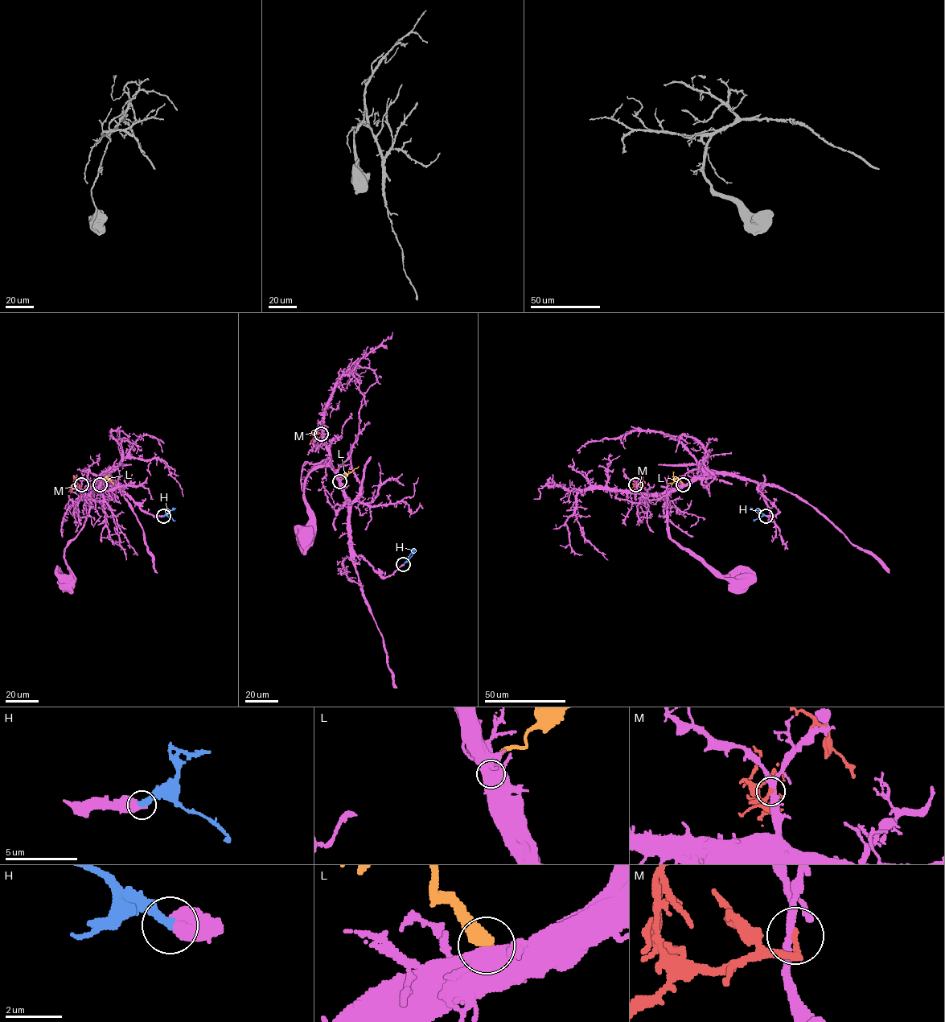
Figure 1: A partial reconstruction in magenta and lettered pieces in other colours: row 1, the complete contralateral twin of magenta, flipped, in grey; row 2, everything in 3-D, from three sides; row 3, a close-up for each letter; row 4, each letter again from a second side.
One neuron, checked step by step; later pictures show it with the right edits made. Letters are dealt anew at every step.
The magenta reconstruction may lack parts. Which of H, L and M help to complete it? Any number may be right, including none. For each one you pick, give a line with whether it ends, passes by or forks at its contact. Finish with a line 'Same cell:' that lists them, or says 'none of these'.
H: it ends
Same cell: H

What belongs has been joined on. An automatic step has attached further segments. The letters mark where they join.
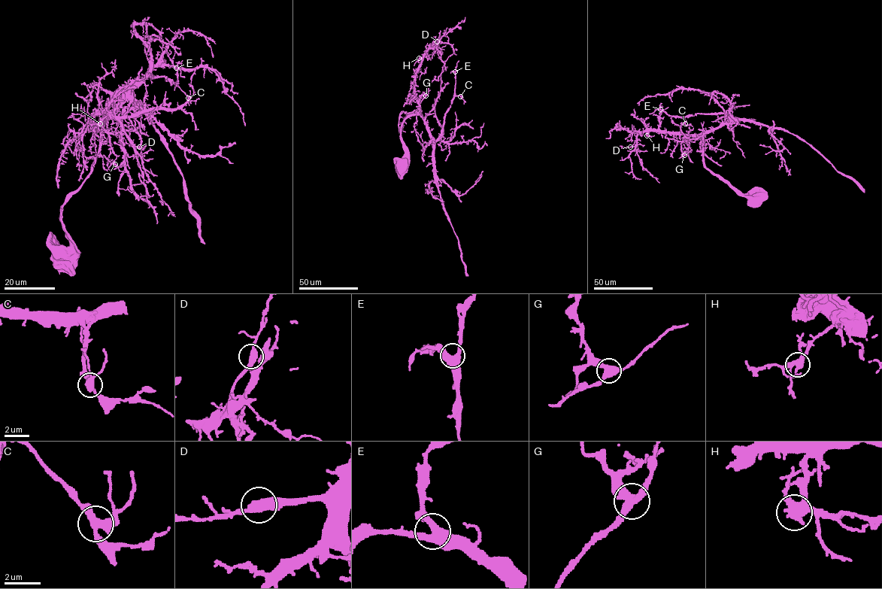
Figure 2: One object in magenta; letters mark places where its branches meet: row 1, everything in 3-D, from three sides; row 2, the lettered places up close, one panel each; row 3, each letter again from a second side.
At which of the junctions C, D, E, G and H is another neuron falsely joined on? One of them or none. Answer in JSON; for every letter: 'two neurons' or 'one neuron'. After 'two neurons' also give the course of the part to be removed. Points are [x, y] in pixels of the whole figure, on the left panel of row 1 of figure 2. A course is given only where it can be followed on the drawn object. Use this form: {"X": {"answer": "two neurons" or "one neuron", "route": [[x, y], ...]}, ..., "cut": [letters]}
{"C": {"answer": "one neuron"}, "D": {"answer": "one neuron"}, "E": {"answer": "one neuron"}, "G": {"answer": "two neurons", "route": [[115, 164], [103, 154]]}, "H": {"answer": "one neuron"}, "cut": ["G"]}

